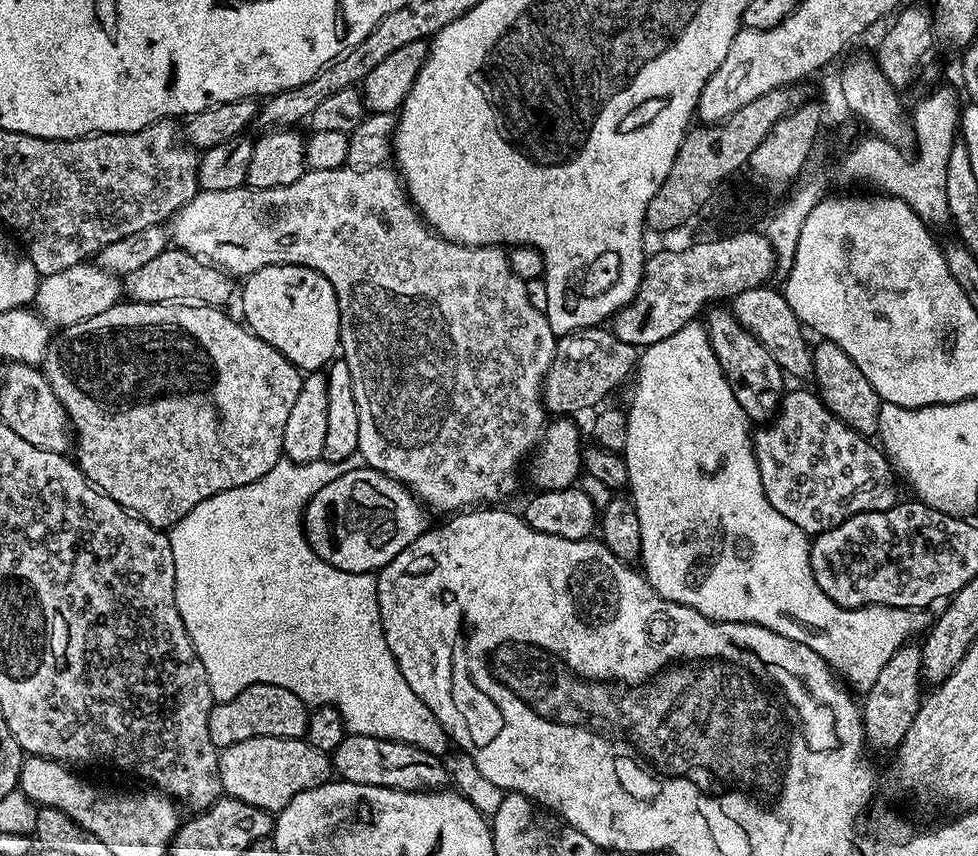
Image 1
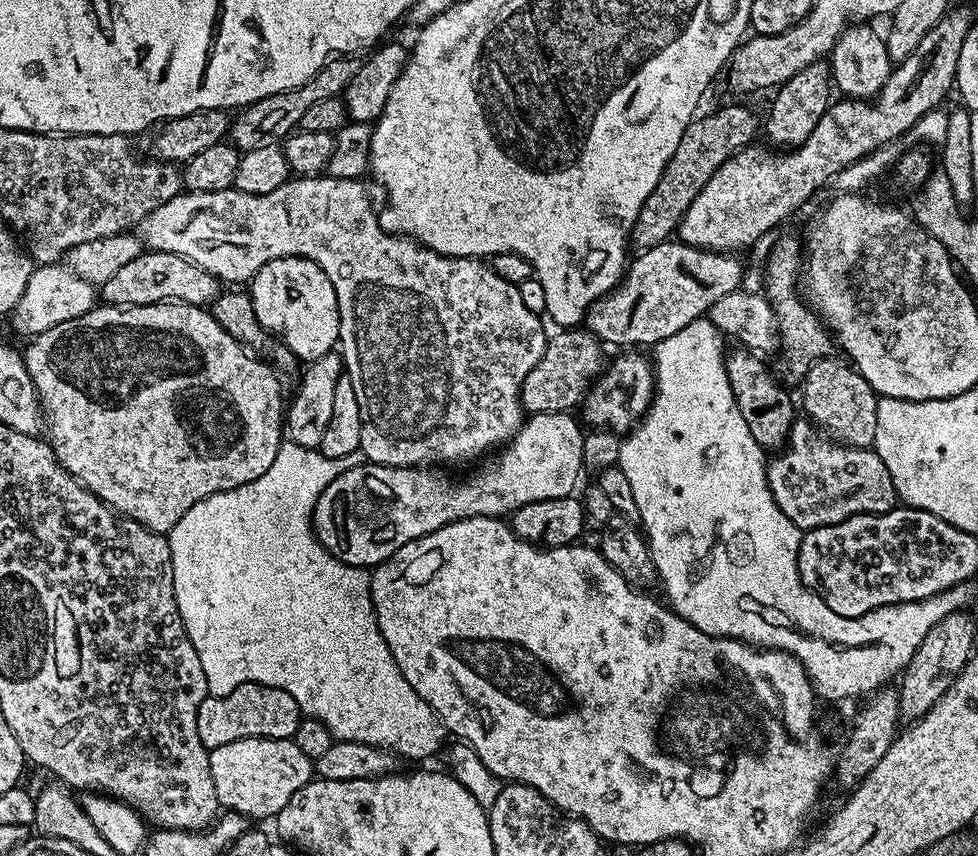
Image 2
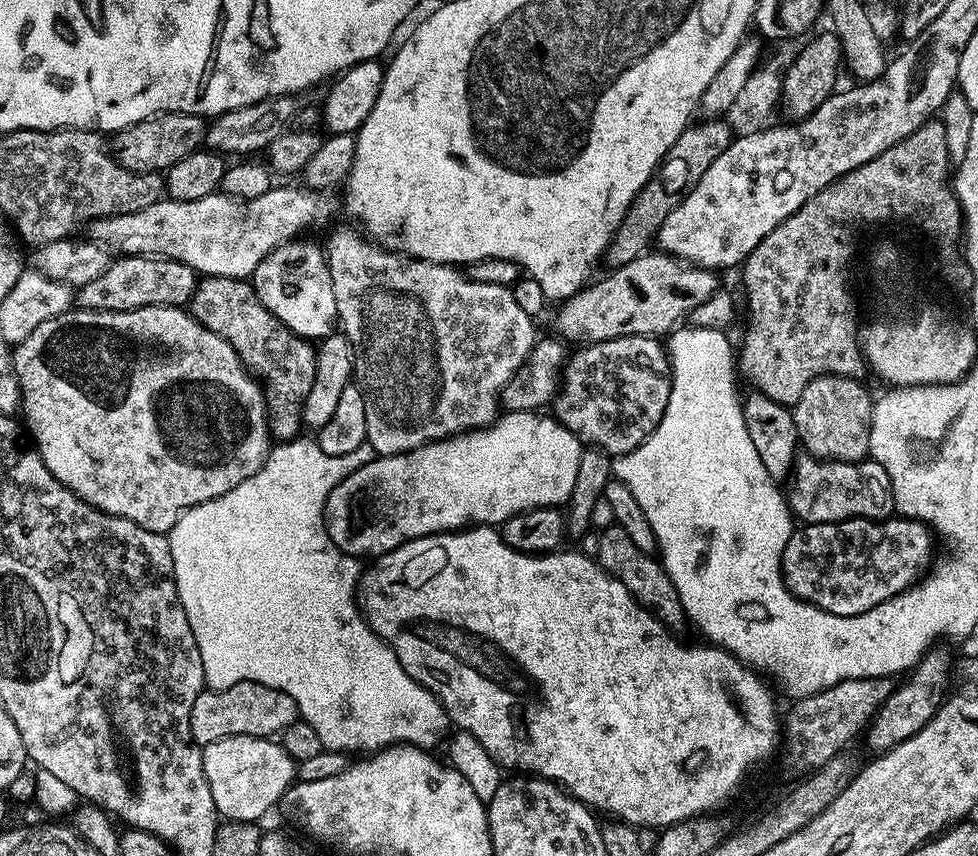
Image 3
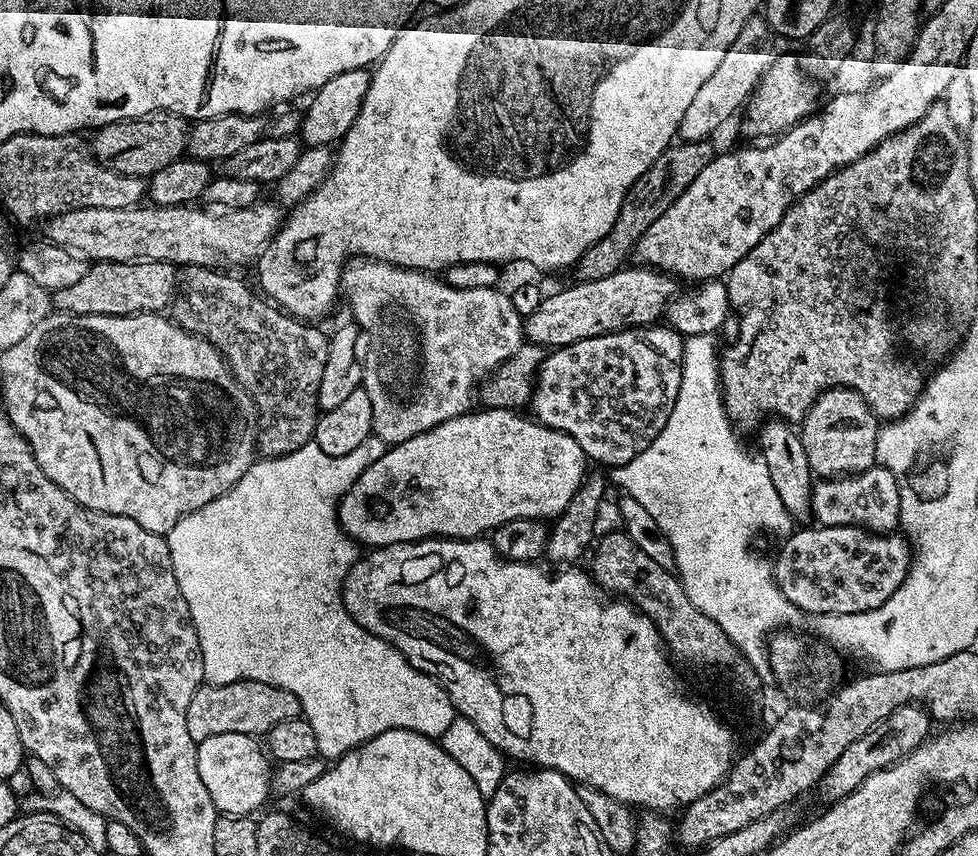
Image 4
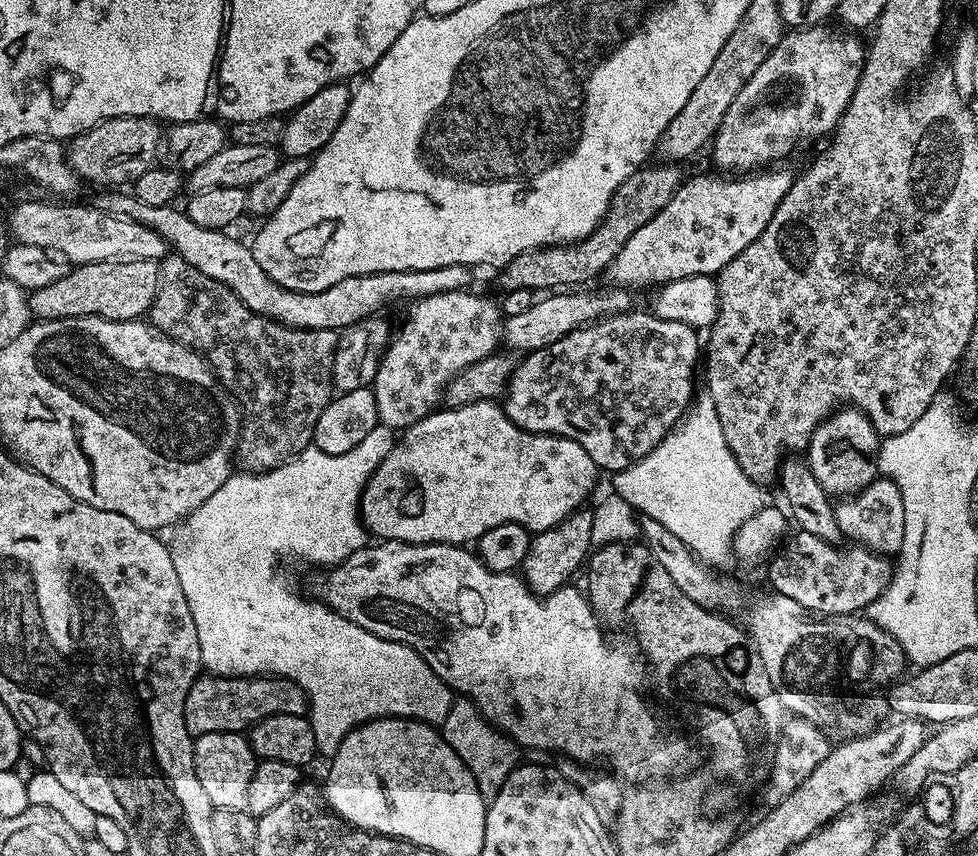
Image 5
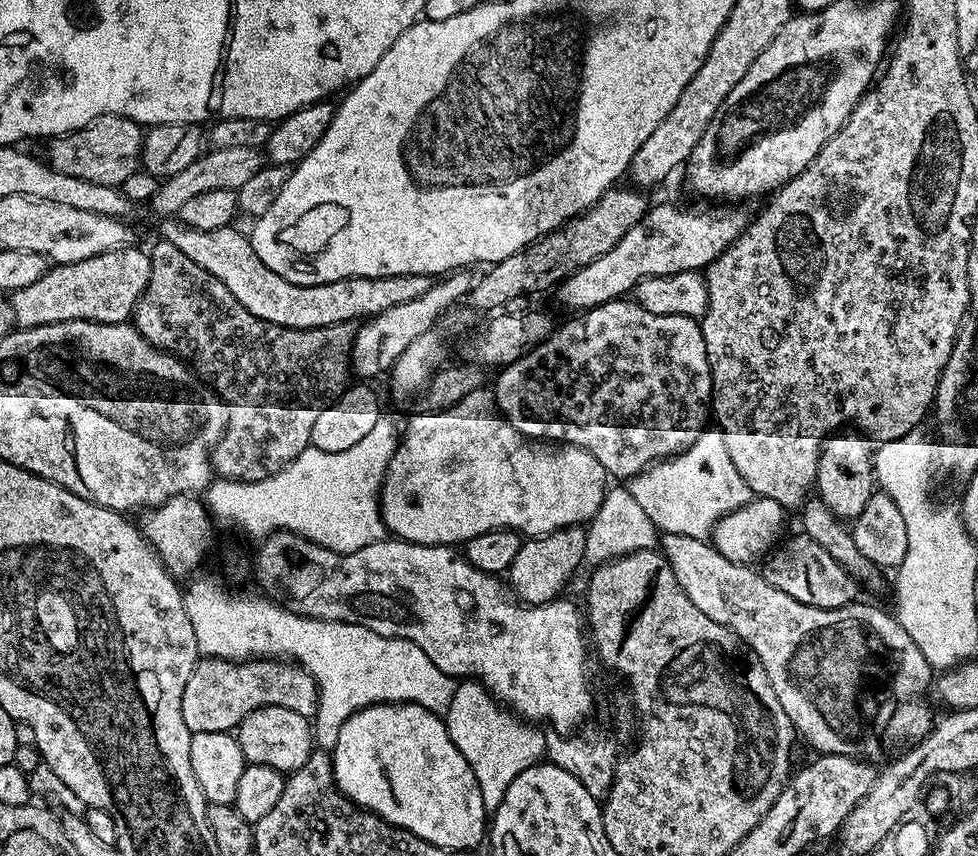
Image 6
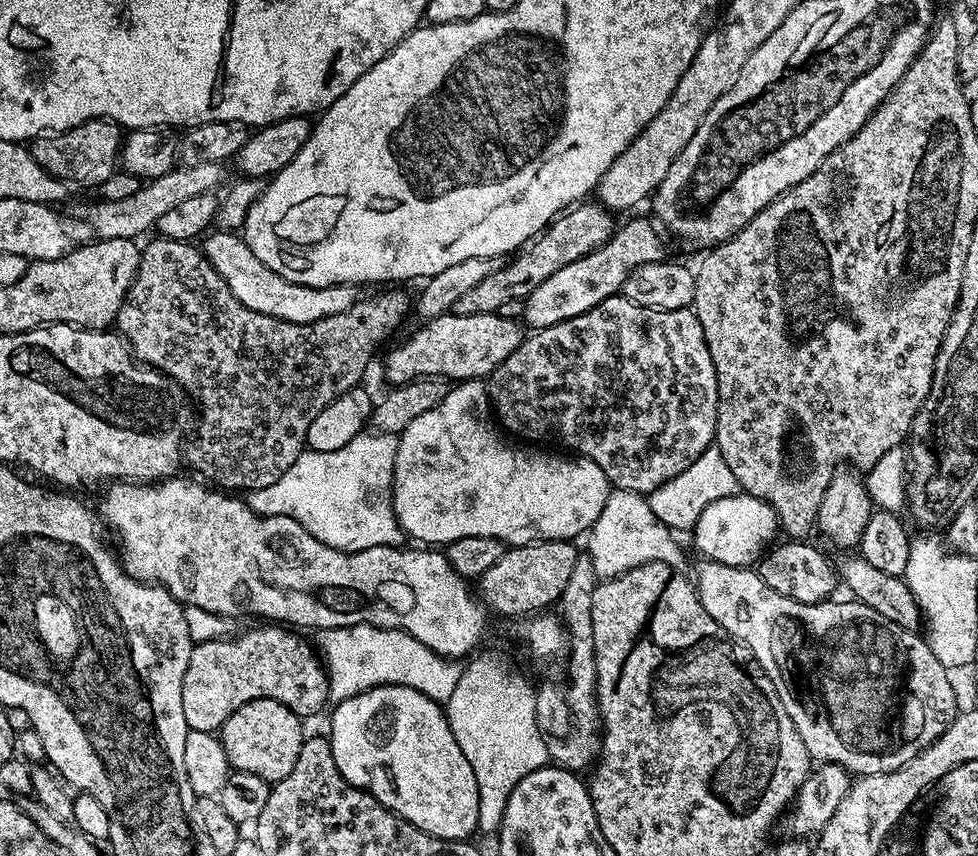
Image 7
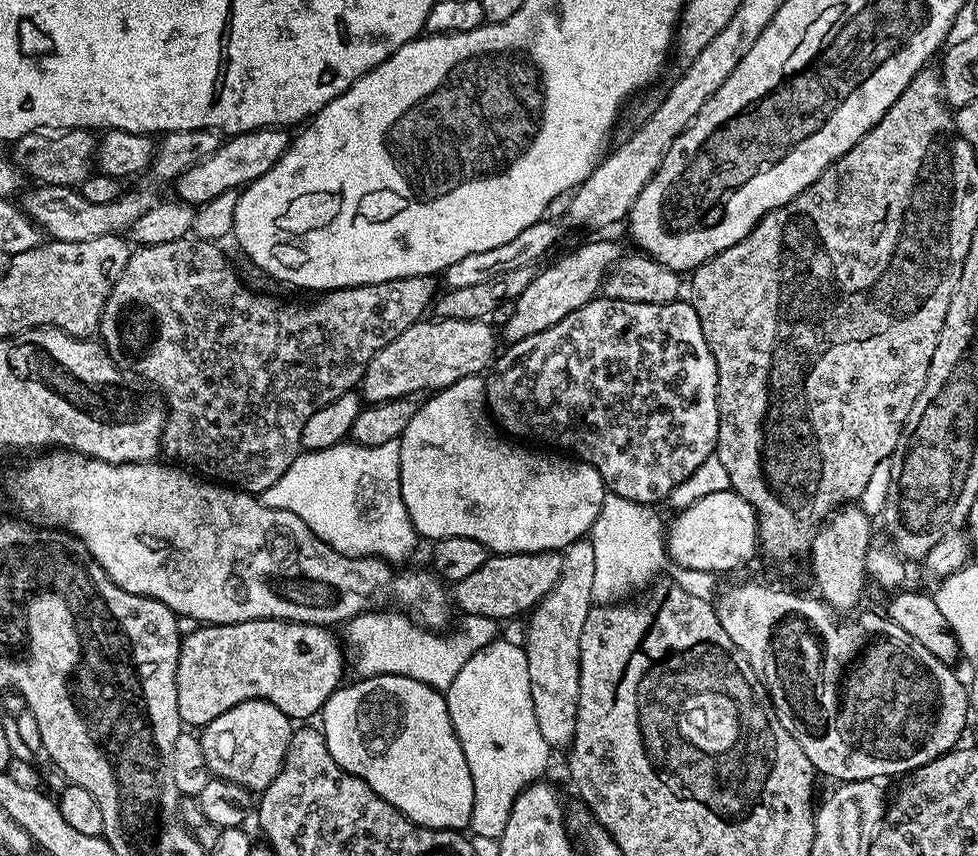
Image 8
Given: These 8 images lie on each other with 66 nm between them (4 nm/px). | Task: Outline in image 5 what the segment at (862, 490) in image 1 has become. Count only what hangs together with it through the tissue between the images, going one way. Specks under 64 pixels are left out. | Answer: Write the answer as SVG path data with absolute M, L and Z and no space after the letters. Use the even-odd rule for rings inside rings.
M874 479L862 491L843 497L834 509L841 537L875 553L899 553L906 534L906 506L902 506L902 490L893 480Z

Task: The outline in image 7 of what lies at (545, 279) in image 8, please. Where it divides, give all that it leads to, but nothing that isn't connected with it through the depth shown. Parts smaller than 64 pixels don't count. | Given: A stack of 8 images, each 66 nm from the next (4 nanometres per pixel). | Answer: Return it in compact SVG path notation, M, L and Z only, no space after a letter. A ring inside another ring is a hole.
M649 220L626 221L621 228L619 225L613 231L612 237L598 250L550 274L550 278L546 278L546 282L542 282L542 286L534 289L524 301L523 323L529 329L539 330L554 326L558 322L566 322L578 314L586 314L586 310L606 302L606 298L617 295L623 289L630 270L638 270L638 266L665 259L664 240L660 237L661 229Z

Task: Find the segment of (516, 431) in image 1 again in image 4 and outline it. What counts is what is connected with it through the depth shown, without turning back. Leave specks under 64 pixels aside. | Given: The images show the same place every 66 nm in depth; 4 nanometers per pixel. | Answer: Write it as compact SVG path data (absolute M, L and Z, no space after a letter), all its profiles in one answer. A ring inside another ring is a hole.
M257 202L251 208L229 208L227 210L213 210L208 206L137 206L135 208L119 208L106 210L105 208L83 208L70 210L57 216L49 216L43 225L49 241L63 248L68 248L92 262L102 260L161 260L167 264L187 266L198 264L201 266L219 265L219 260L229 260L232 264L240 264L243 260L255 261L264 247L271 242L282 223L282 212L275 203L264 204ZM356 258L345 267L342 292L348 295L351 319L361 333L369 332L376 343L376 368L365 371L362 387L370 394L374 413L372 435L384 445L401 444L406 438L414 438L414 434L422 434L450 418L473 411L481 383L525 343L524 321L518 310L514 310L511 295L500 291L499 287L458 290L431 271L399 268L397 264L383 264L380 260Z

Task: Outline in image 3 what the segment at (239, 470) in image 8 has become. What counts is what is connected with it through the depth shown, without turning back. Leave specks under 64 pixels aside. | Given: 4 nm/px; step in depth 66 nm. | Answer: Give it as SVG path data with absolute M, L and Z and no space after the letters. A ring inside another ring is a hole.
M206 276L197 283L190 301L193 318L206 330L226 338L245 368L259 380L264 390L264 407L268 409L268 431L276 442L295 440L302 432L302 406L314 384L316 348L313 341L294 334L266 306L262 306L247 279Z

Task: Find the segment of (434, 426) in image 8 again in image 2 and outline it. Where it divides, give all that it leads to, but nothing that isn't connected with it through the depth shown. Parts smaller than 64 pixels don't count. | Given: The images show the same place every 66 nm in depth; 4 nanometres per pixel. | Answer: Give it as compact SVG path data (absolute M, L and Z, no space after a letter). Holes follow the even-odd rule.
M566 412L531 413L520 425L516 435L495 453L496 460L482 465L465 480L451 480L436 472L440 470L429 470L424 466L391 468L365 463L346 470L338 474L338 478L334 478L334 482L330 482L330 486L326 486L326 490L322 490L318 498L312 512L312 526L316 529L316 536L320 539L321 546L343 564L371 570L383 560L391 558L399 548L406 546L406 542L414 542L447 524L475 516L504 518L526 506L526 502L546 502L546 498L573 495L577 491L576 483L584 468L584 432L580 428L581 421L576 421L574 417L575 415Z

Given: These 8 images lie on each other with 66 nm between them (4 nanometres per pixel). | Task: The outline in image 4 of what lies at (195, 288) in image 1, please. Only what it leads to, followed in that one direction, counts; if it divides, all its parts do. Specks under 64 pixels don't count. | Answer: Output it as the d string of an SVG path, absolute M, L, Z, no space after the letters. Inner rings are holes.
M102 260L93 263L74 286L55 289L54 304L72 316L133 316L139 312L163 313L176 299L178 268L161 260Z

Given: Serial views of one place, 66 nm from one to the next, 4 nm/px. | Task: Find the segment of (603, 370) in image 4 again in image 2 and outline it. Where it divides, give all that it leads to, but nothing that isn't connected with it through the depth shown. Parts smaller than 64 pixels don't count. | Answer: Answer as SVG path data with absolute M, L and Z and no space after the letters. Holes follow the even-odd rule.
M624 350L621 356L611 357L610 363L600 373L598 379L588 389L588 395L584 397L582 405L583 419L589 420L592 428L606 428L617 434L627 434L648 415L648 407L652 405L652 398L656 391L656 378L654 375L654 364L651 359L643 356L640 350Z

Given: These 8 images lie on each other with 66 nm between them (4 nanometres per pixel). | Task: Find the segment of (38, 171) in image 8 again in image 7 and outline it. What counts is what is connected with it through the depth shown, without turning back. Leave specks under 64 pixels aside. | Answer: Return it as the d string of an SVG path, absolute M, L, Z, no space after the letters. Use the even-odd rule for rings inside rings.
M87 120L64 132L41 134L31 141L30 151L34 162L54 178L69 186L99 189L106 178L113 176L120 163L122 129L113 120Z

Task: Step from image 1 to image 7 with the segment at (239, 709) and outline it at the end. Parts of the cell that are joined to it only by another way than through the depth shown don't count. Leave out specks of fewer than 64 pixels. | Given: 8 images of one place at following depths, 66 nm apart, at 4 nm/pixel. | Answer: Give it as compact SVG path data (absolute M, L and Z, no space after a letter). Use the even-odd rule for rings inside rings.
M260 626L241 634L237 640L221 638L193 643L186 678L182 678L182 714L186 714L189 729L215 733L242 706L255 700L277 700L301 718L309 718L324 703L329 703L328 673L321 657L303 640L301 633L284 626Z

